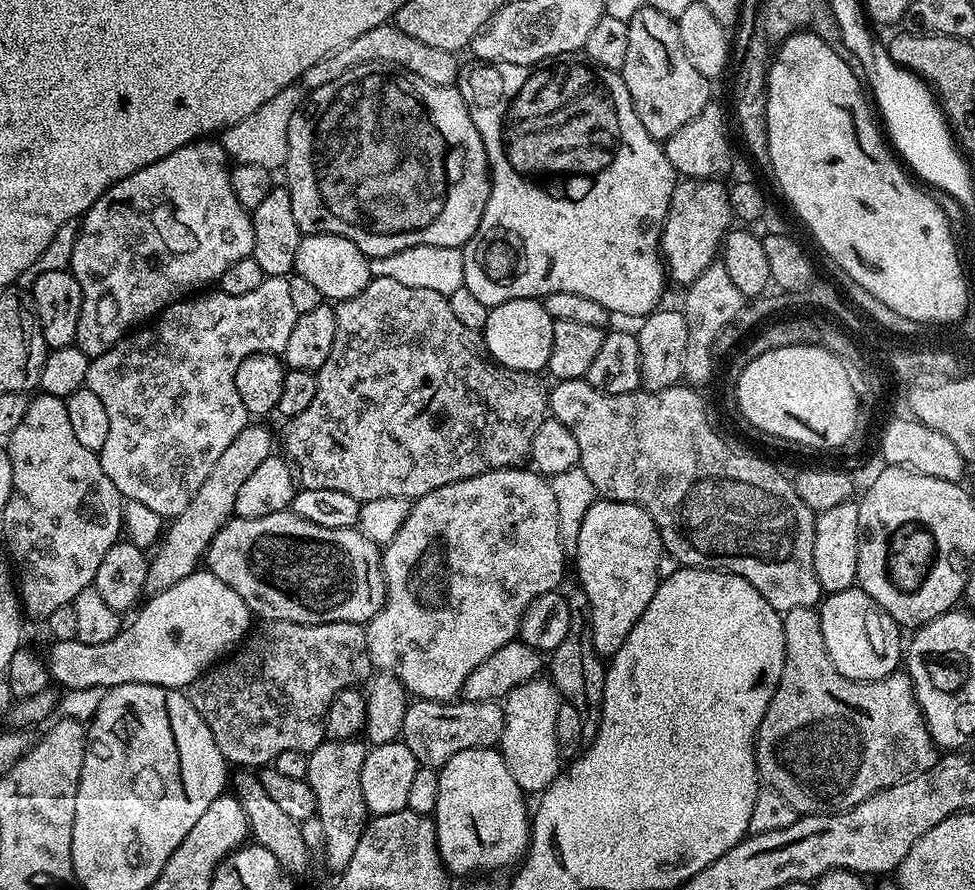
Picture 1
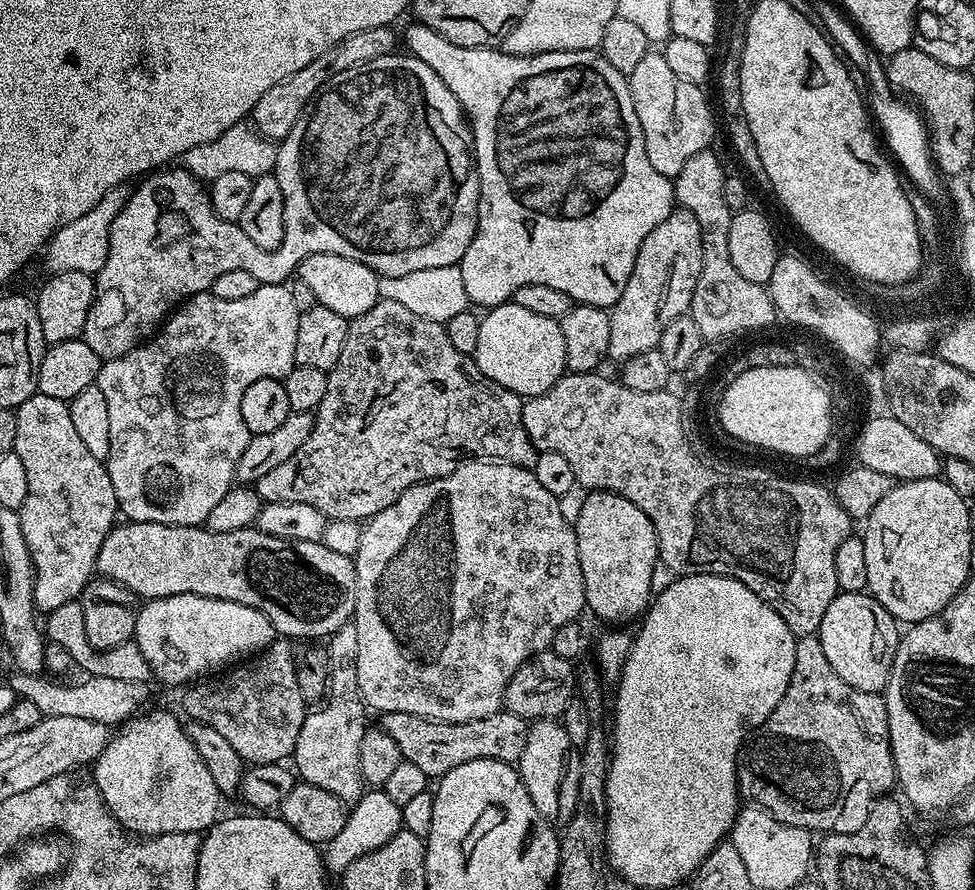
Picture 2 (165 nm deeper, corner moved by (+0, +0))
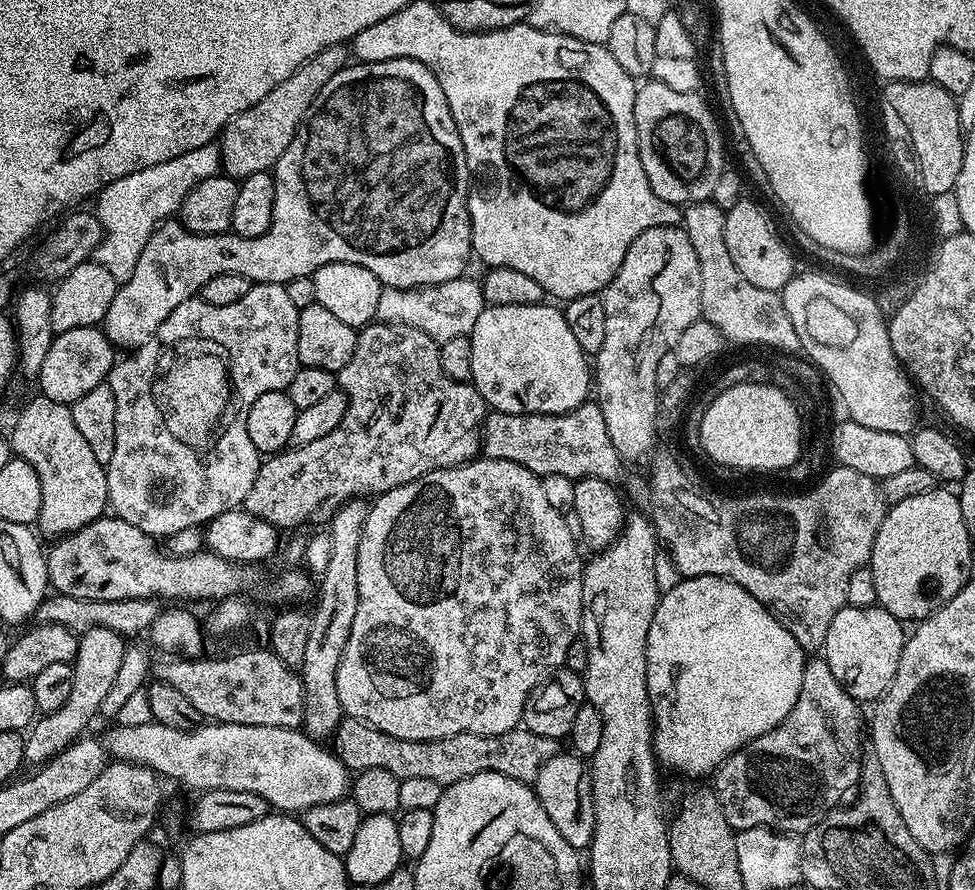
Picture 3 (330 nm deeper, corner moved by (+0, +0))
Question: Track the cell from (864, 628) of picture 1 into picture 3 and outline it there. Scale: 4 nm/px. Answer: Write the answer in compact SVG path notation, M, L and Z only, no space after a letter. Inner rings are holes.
M845 607L834 614L830 630L826 630L826 642L822 659L830 666L830 674L838 678L842 690L857 702L875 702L884 695L898 670L898 658L902 658L906 628L900 619L884 608Z

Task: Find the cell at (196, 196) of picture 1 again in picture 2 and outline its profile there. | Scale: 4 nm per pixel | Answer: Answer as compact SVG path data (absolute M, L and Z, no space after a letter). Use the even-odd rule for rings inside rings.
M393 54L374 58L368 64L330 77L316 91L314 99L305 104L304 113L300 115L298 122L290 130L290 134L284 140L279 141L274 175L282 186L284 237L277 248L262 250L258 246L249 244L246 234L237 221L223 220L214 212L214 206L208 197L207 187L197 176L190 174L187 168L168 166L163 170L145 175L137 183L141 184L137 188L131 189L126 206L122 206L118 218L114 218L114 222L110 226L106 262L100 272L95 273L94 276L96 297L90 306L90 314L86 318L82 337L86 346L90 346L90 350L94 350L94 354L98 354L101 361L113 360L126 354L137 344L145 343L163 325L169 313L183 304L187 297L209 291L214 278L218 278L218 274L228 273L229 270L247 270L255 278L257 285L261 285L284 284L291 281L294 273L300 267L302 258L310 258L310 254L318 254L319 252L342 254L342 258L354 258L354 262L362 262L366 266L370 266L370 270L374 270L379 277L401 276L402 274L410 274L414 270L434 270L438 266L459 264L476 233L478 206L480 205L480 179L476 173L472 130L464 115L463 108L460 107L458 98L454 94L450 94L446 82L442 82L442 78L438 78L438 74L434 70L430 70L430 66L426 66L426 62L422 62L418 57L411 54L400 55Z

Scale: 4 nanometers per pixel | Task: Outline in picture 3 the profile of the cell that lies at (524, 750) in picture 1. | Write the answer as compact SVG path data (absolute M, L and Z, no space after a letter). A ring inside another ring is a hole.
M561 750L554 758L540 765L538 778L534 785L538 802L542 802L542 810L554 822L554 827L570 846L577 850L589 847L594 838L594 794L592 793L592 778L590 768L581 757L568 750Z

